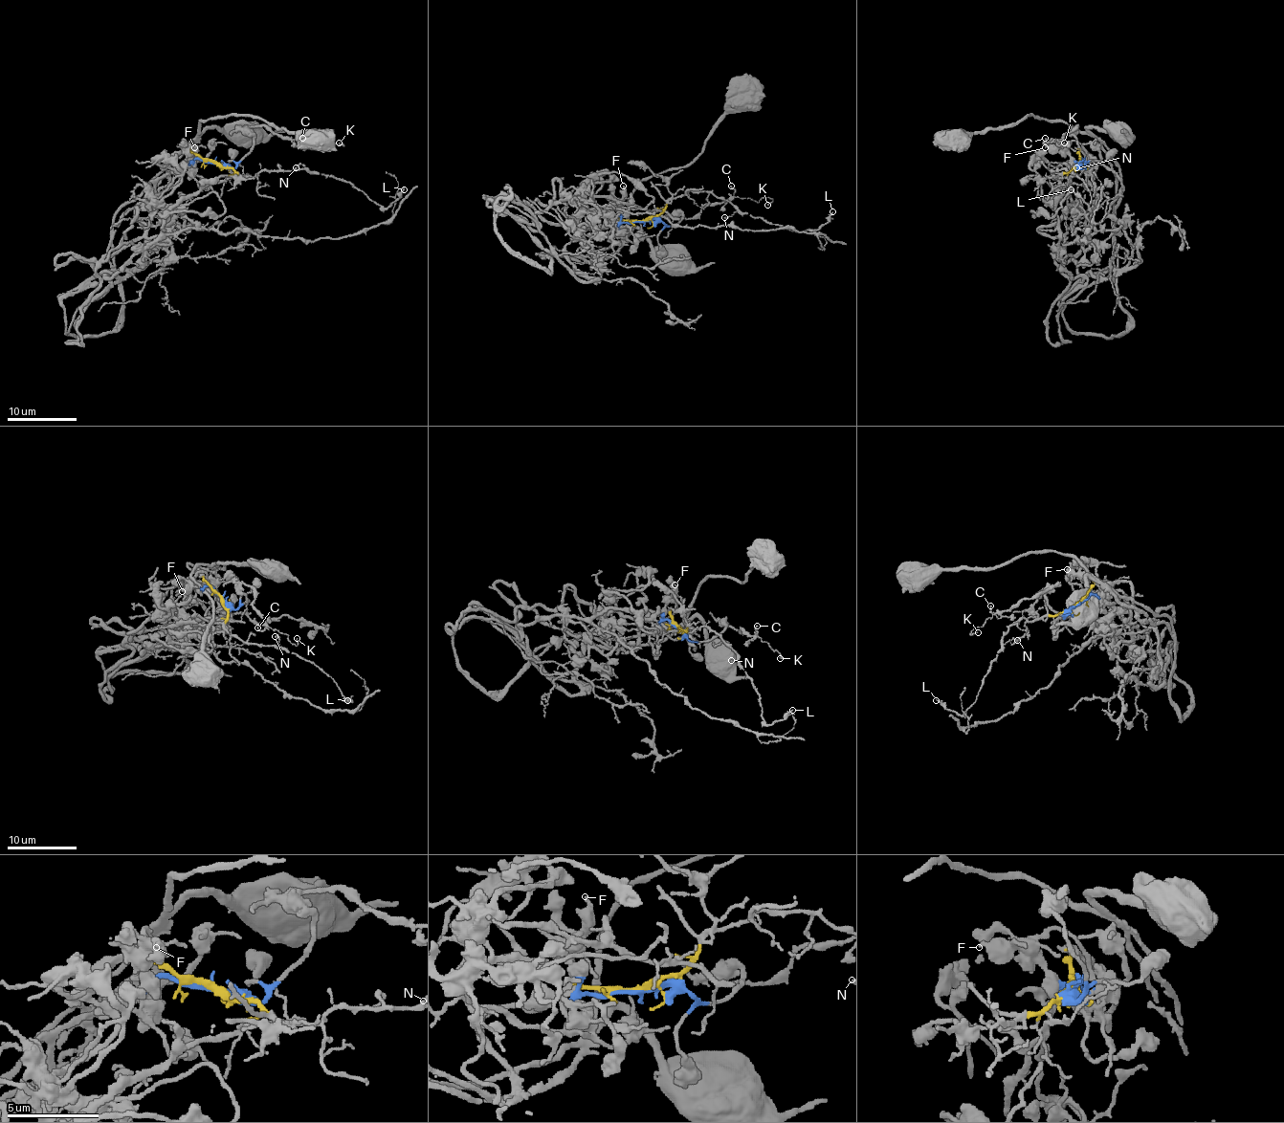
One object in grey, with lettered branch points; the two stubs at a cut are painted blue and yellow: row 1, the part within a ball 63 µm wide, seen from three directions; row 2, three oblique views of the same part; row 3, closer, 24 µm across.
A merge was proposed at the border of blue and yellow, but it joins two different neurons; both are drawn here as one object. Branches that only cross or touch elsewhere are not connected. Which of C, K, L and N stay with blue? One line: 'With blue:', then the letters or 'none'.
With blue: C, K

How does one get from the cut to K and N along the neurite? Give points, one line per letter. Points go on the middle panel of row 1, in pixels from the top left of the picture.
K: (645, 222), (675, 225), (680, 213), (692, 218), (708, 205), (734, 197), (768, 197), (772, 201), (767, 205)
N: (645, 220), (691, 190), (711, 190), (719, 197), (727, 199), (736, 211), (730, 216), (723, 216)

